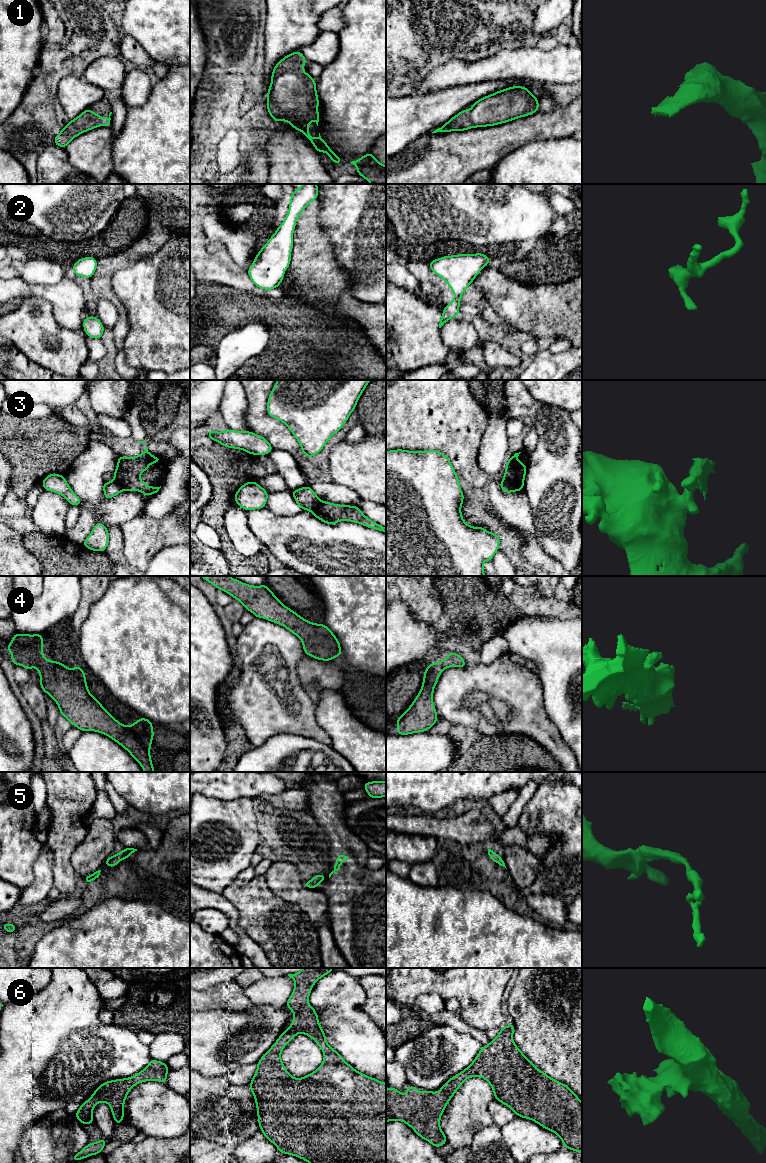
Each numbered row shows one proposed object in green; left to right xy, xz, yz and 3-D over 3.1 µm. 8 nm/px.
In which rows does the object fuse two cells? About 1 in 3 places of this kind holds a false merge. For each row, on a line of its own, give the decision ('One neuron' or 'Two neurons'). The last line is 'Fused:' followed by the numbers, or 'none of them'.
1: One neuron
2: One neuron
3: Two neurons
4: One neuron
5: One neuron
6: One neuron
Fused: 3

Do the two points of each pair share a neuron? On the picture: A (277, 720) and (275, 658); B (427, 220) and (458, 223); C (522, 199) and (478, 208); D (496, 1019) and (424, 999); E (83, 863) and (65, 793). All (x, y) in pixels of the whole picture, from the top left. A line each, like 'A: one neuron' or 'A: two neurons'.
A: one neuron
B: two neurons
C: one neuron
D: two neurons
E: two neurons

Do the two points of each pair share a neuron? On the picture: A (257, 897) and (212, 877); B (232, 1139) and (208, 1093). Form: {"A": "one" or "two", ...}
{"A": "two", "B": "one"}

